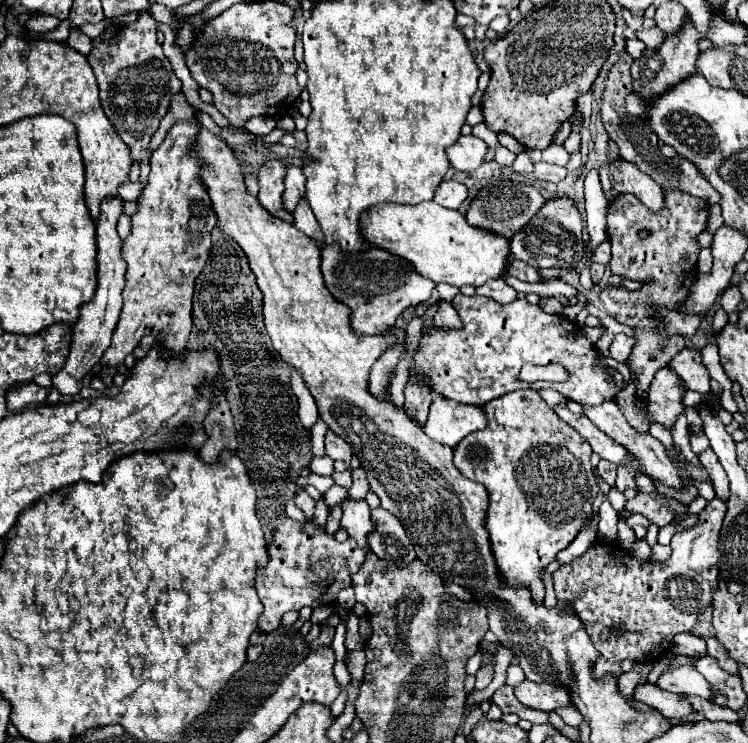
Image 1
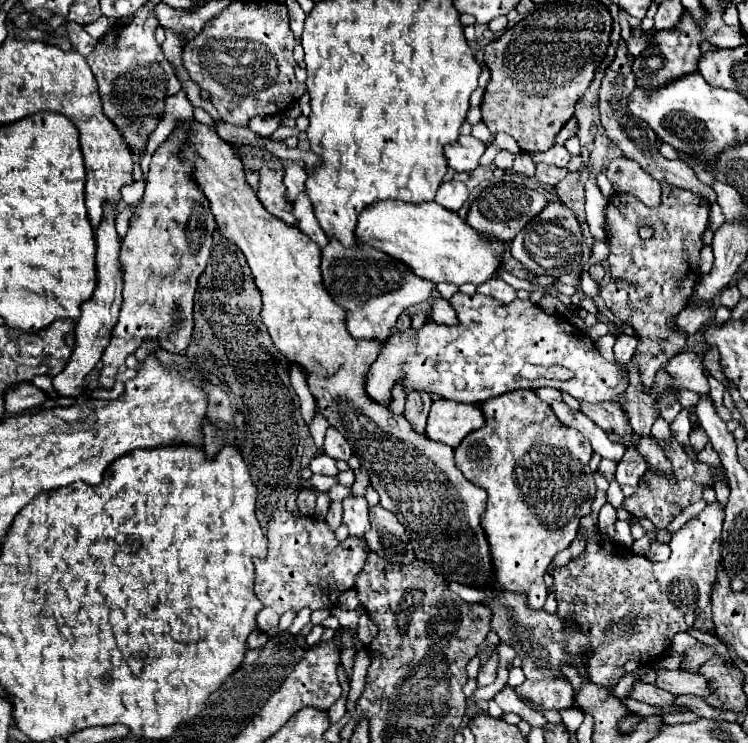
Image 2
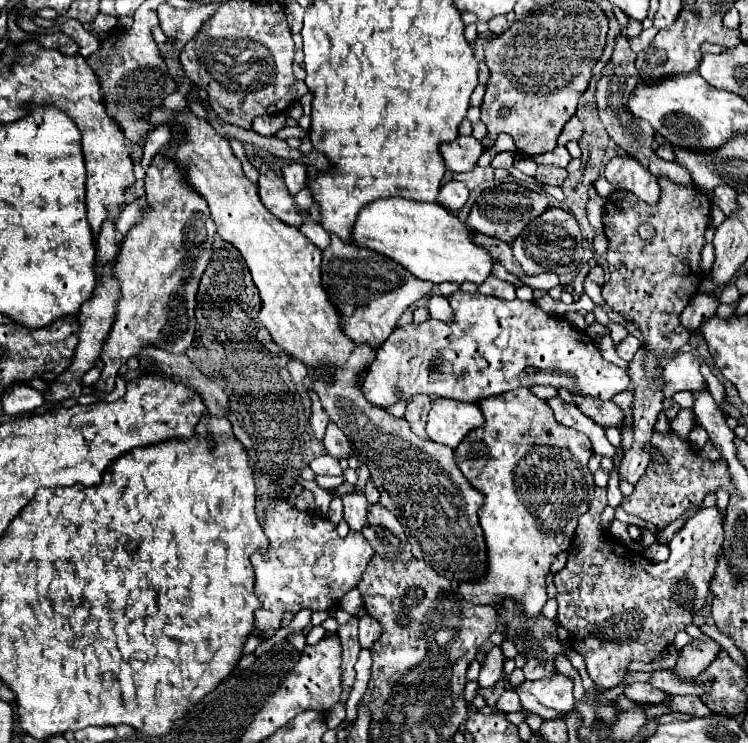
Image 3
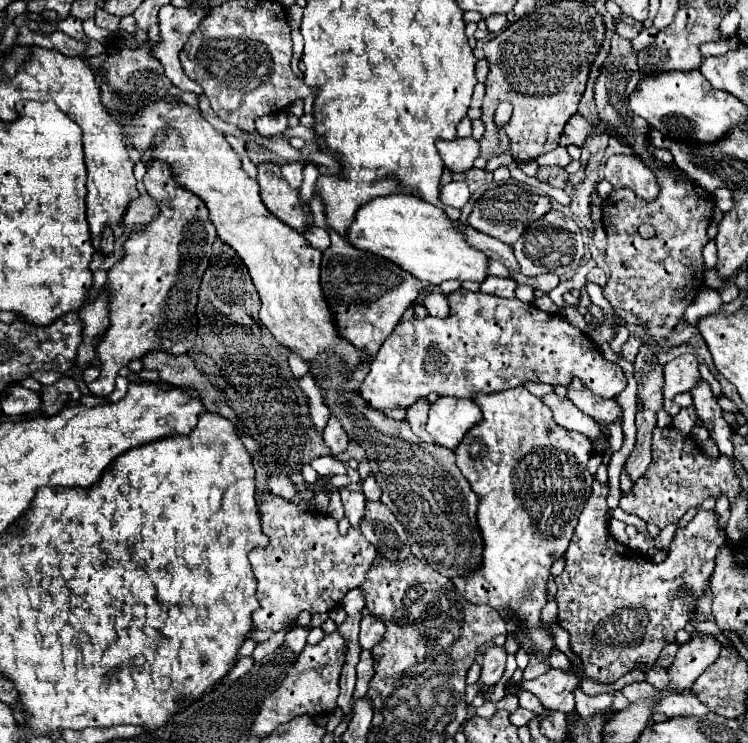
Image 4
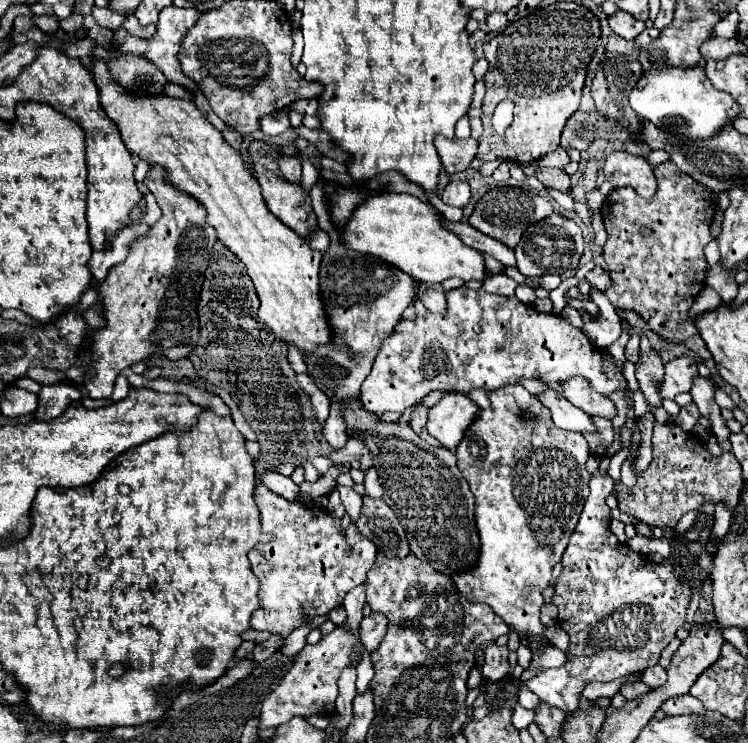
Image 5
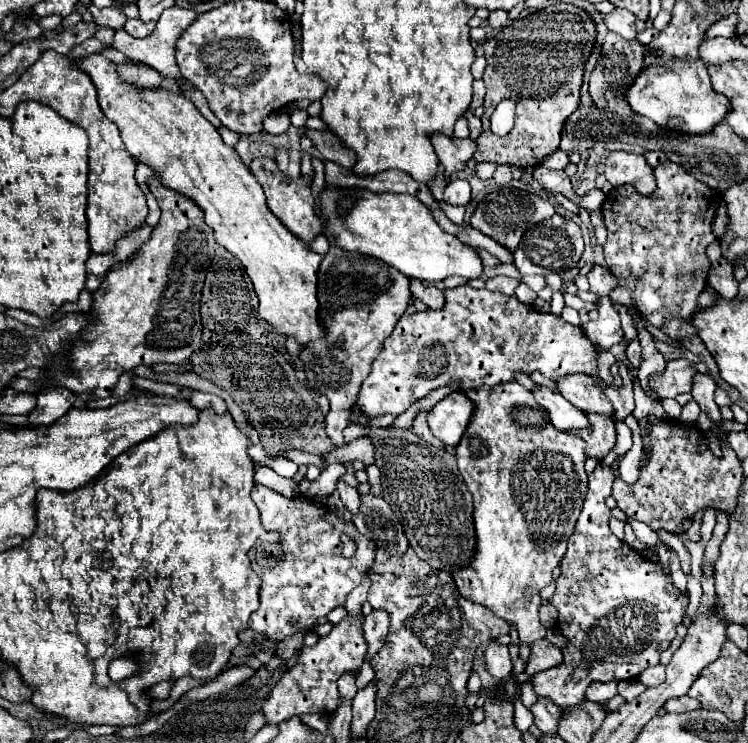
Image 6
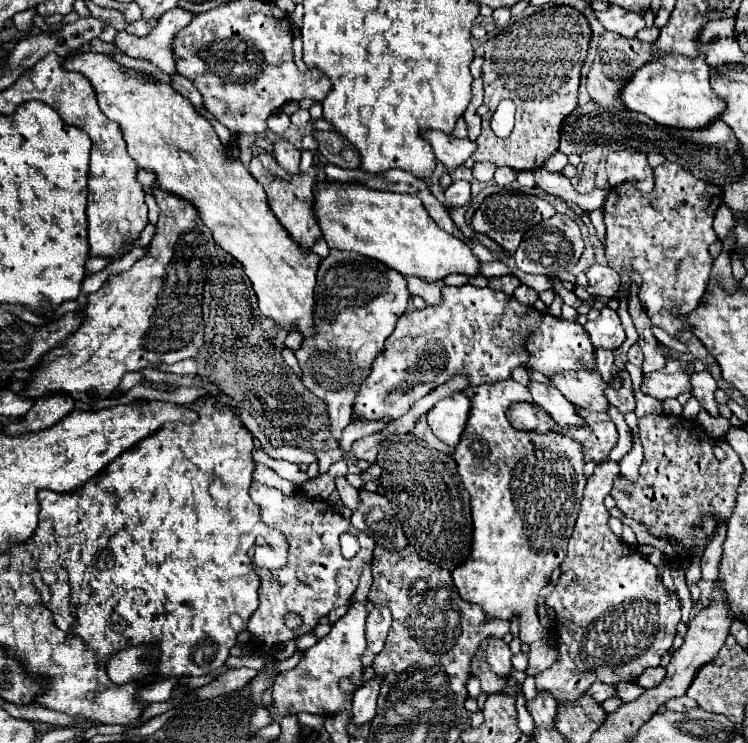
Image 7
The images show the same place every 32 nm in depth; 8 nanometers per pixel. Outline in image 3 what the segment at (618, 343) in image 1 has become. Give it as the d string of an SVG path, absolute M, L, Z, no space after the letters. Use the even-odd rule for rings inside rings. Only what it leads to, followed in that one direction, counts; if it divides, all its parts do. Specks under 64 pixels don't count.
M628 336L622 344L616 346L616 352L618 352L620 358L624 358L624 360L630 362L634 358L634 354L638 352L638 348L640 348L640 340L634 338L634 336Z

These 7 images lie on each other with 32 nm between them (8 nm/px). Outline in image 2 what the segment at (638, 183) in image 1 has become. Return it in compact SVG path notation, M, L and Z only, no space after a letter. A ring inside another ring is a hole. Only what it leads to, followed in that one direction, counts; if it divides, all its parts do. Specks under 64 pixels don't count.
M624 156L614 158L606 168L606 176L616 192L630 192L650 208L656 208L656 204L660 204L660 182L644 172L634 160Z

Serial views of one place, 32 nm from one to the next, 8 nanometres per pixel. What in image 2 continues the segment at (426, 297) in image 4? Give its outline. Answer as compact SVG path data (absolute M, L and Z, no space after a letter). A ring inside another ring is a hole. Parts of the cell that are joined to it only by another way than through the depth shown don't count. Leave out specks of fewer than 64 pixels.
M432 298L430 318L436 320L438 324L456 324L456 312L444 298Z

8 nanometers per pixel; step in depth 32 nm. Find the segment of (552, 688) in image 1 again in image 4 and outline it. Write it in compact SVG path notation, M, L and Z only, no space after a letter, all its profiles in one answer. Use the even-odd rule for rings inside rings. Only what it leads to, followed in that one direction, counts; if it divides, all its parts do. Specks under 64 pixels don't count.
M594 478L592 482L592 494L580 514L578 526L574 530L574 536L570 540L570 546L564 554L564 572L556 576L558 592L554 596L558 604L558 624L568 630L570 634L570 648L574 654L578 654L580 664L570 662L572 668L566 670L548 670L546 674L522 682L522 688L538 696L538 700L550 708L560 710L564 714L574 714L574 690L582 684L584 678L612 684L626 672L634 670L638 664L654 664L662 652L664 646L668 646L676 632L688 624L688 614L694 608L694 602L704 596L704 588L714 572L714 558L716 550L724 544L724 534L718 532L718 516L716 512L698 510L696 518L684 528L676 530L670 554L664 562L656 564L646 557L630 550L628 546L616 542L616 538L608 532L608 506L606 496L610 490L610 482L602 484Z

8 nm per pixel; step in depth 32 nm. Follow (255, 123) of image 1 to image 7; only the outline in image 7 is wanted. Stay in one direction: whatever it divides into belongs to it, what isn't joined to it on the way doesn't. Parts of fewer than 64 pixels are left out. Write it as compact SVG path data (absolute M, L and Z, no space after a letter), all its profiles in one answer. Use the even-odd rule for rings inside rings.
M278 110L268 118L268 130L276 132L276 134L282 134L288 126L290 126L290 116L284 110Z

